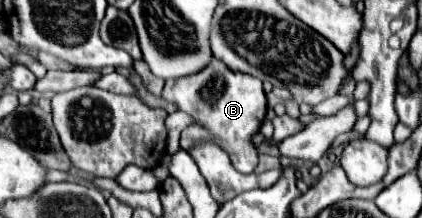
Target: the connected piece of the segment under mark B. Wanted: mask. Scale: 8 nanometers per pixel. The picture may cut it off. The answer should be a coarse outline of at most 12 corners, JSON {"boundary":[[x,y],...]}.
{"boundary":[[221,60],[167,80],[163,98],[191,114],[181,148],[209,140],[251,174],[251,136],[267,112],[259,78]]}

